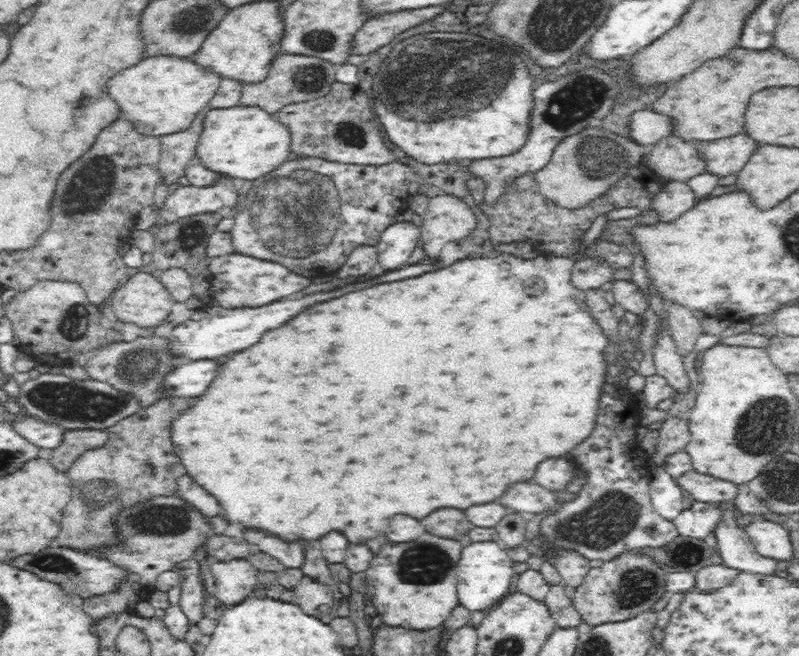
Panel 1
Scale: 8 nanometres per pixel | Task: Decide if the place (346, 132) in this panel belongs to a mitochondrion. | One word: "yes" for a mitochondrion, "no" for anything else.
yes

